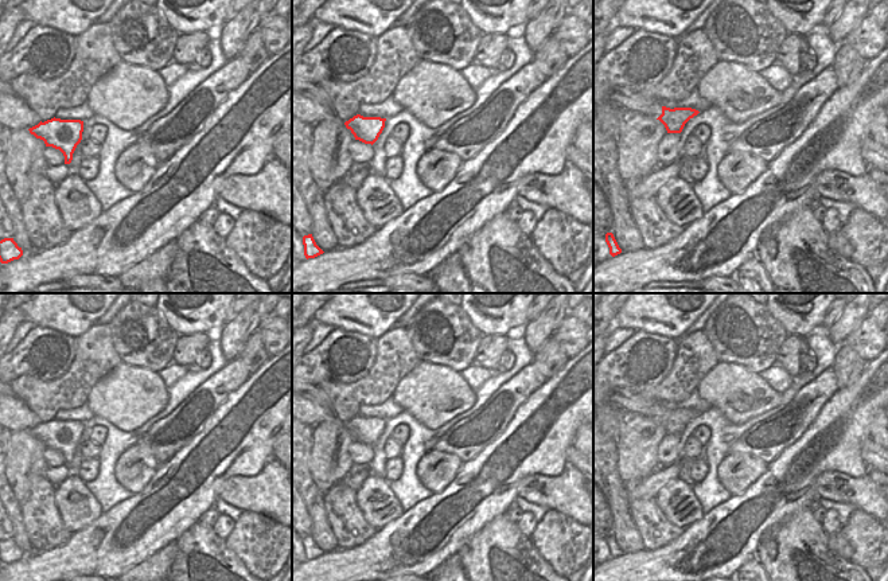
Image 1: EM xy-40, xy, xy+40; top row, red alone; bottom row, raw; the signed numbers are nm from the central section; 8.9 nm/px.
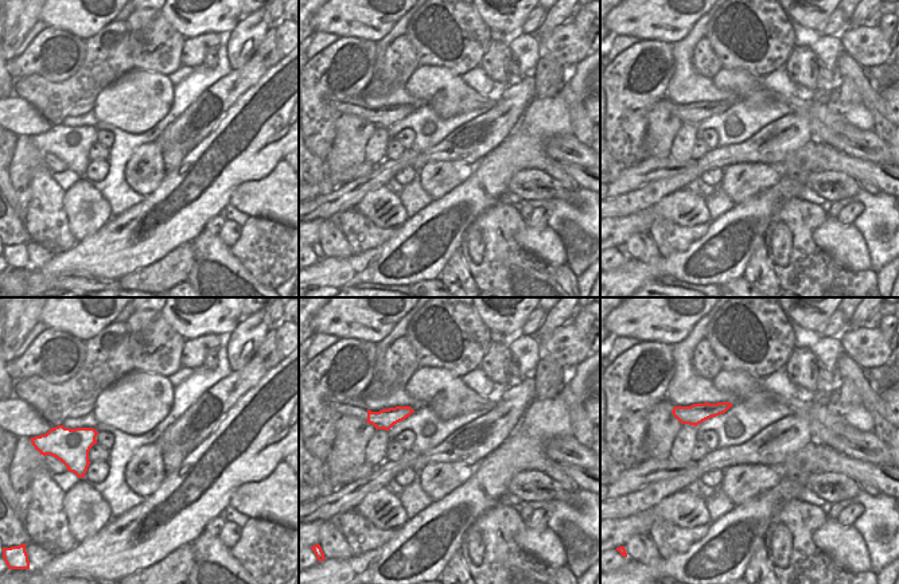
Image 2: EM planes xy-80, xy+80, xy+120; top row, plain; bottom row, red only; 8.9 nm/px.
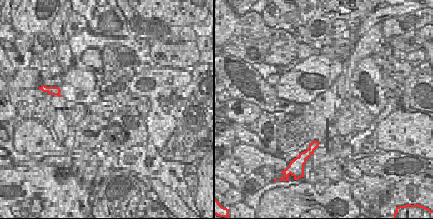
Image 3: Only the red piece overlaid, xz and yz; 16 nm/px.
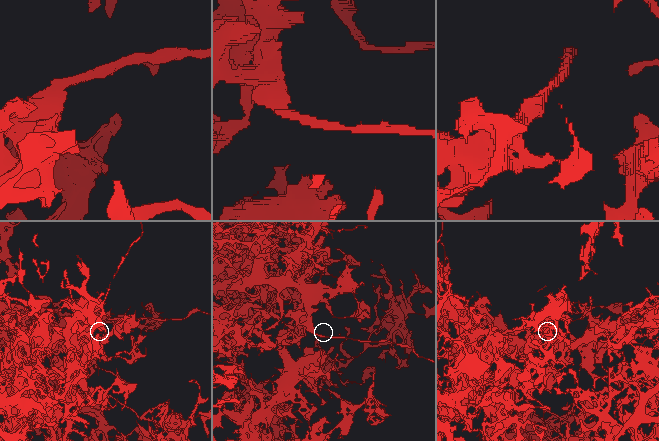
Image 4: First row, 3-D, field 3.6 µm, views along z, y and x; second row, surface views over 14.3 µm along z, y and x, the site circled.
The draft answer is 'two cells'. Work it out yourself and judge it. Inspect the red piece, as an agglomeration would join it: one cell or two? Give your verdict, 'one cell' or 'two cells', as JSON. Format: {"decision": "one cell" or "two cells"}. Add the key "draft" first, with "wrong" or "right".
{"draft": "right", "decision": "two cells"}

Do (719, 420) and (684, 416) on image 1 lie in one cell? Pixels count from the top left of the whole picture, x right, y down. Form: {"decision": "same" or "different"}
{"decision": "different"}

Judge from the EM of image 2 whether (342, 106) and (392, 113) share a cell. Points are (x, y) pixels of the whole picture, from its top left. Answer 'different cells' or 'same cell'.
same cell

